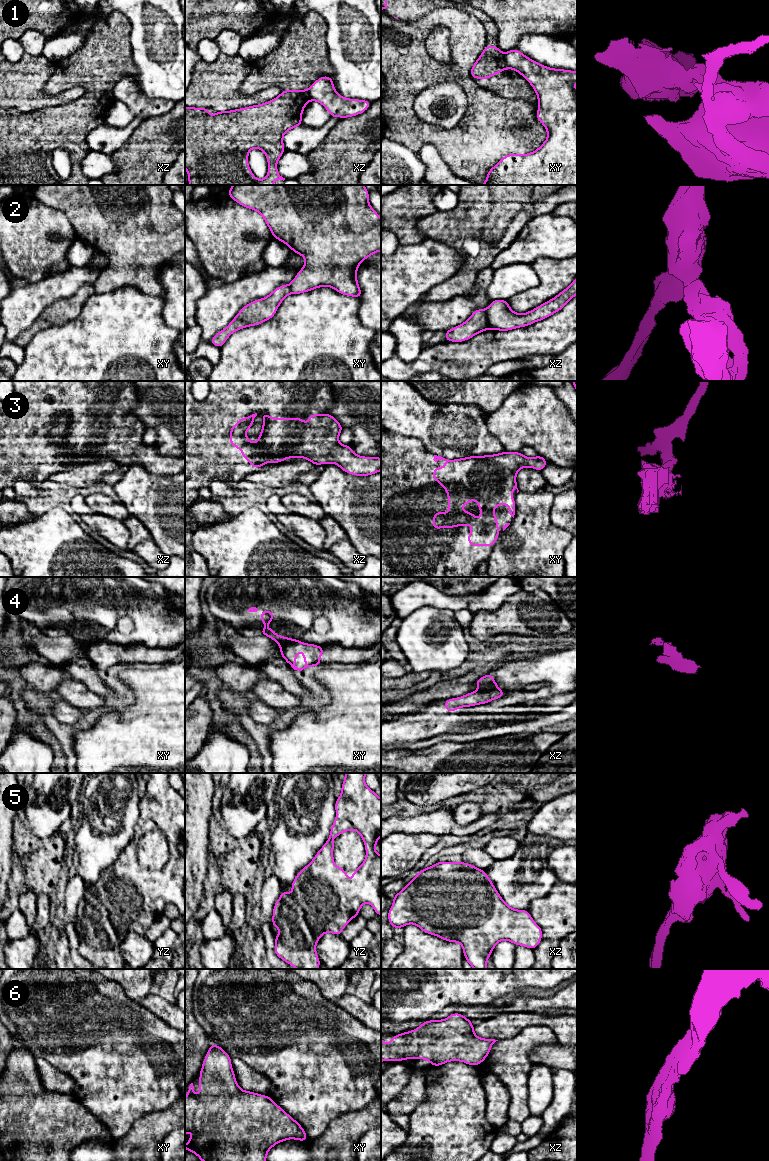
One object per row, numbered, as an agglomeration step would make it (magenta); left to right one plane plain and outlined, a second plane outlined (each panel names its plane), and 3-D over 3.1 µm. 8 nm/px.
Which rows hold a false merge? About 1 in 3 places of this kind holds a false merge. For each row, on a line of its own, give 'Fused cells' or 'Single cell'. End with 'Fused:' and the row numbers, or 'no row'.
1: Fused cells
2: Fused cells
3: Single cell
4: Fused cells
5: Single cell
6: Single cell
Fused: 1, 2, 4

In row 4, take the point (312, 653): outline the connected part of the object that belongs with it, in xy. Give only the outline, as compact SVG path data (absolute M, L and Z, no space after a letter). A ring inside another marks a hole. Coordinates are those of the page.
M294 640L292 642L278 642L278 644L280 647L281 657L284 658L294 670L302 671L307 667L321 666L320 657L324 652L322 646L305 643L300 640ZM302 646L305 647L302 651L305 665L303 668L298 668L295 666L296 655L300 652Z

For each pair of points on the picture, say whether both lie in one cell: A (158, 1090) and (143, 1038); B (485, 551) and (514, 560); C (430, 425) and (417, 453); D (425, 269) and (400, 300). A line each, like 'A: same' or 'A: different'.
A: same
B: different
C: different
D: same

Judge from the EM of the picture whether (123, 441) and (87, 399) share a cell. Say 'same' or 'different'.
same

